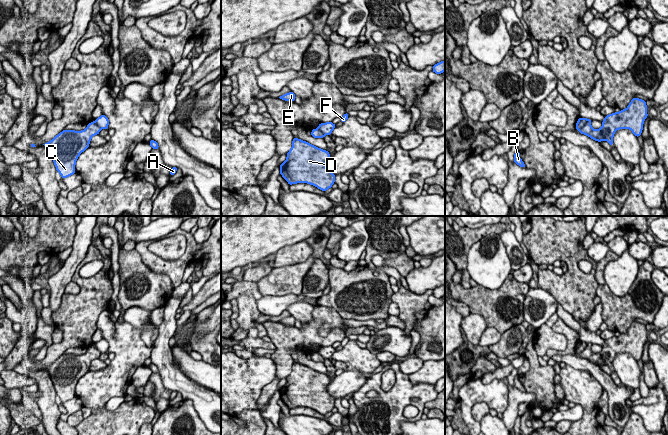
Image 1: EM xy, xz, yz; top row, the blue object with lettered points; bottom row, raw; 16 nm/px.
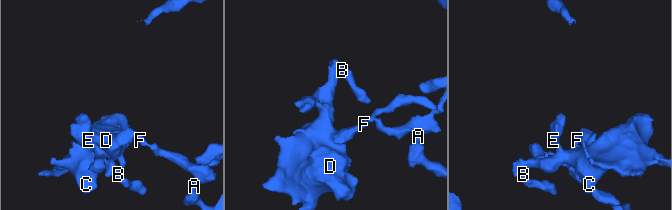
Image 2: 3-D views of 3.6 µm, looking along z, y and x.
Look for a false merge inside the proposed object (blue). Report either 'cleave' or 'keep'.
cleave

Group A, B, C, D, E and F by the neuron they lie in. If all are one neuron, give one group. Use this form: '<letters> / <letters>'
A F / B C D E

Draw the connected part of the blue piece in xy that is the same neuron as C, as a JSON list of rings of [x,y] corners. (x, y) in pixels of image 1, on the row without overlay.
[[[91,346],[85,354],[63,354],[51,365],[43,368],[49,373],[56,394],[62,403],[76,396],[77,382],[89,371],[91,362],[98,359],[100,354],[95,346]]]

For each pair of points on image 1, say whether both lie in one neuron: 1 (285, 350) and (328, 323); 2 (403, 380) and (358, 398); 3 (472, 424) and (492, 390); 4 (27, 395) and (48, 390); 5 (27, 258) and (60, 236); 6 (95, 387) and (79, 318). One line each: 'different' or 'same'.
1: different
2: same
3: same
4: different
5: same
6: different

